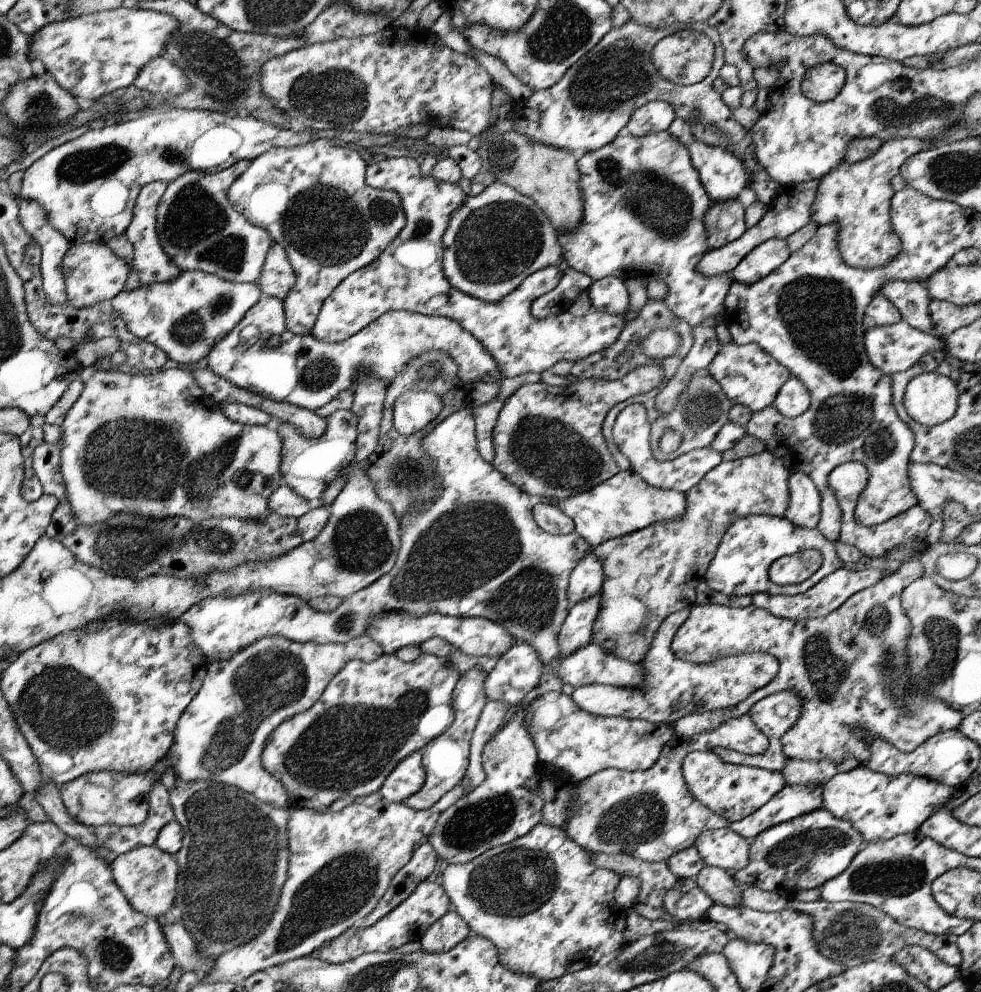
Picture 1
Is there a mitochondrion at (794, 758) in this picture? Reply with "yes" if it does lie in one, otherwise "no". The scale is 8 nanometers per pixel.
no

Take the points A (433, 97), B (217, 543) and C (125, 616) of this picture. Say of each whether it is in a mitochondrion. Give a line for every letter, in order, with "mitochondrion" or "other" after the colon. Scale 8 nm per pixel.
A: other
B: mitochondrion
C: other

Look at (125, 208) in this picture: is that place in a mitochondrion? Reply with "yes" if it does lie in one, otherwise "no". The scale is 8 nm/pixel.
no

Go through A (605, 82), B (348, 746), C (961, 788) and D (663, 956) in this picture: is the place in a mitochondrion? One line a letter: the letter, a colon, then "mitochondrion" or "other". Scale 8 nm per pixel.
A: mitochondrion
B: mitochondrion
C: other
D: mitochondrion

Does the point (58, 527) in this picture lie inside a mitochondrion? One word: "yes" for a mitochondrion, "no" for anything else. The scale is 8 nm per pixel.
no

